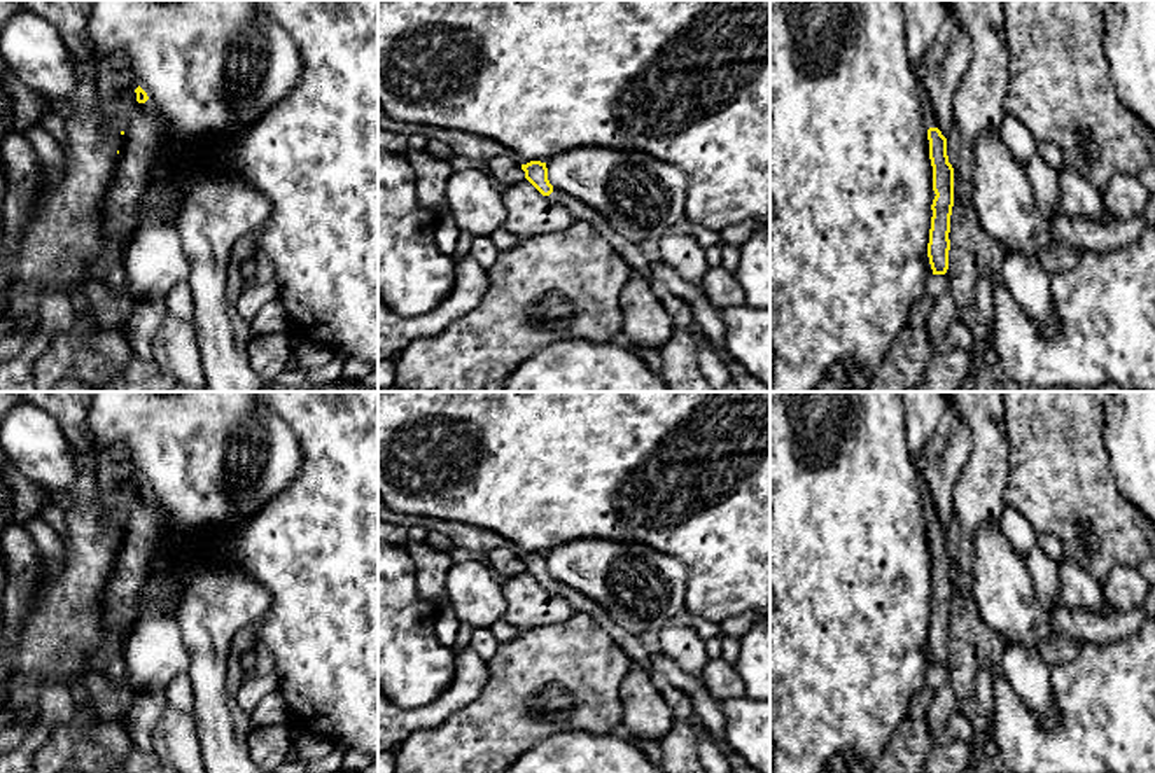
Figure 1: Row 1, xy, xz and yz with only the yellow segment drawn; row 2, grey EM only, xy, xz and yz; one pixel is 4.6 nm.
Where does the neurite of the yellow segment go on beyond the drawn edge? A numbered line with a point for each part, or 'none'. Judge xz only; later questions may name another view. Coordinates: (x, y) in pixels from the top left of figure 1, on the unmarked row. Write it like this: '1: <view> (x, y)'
1: xz (630, 644)

